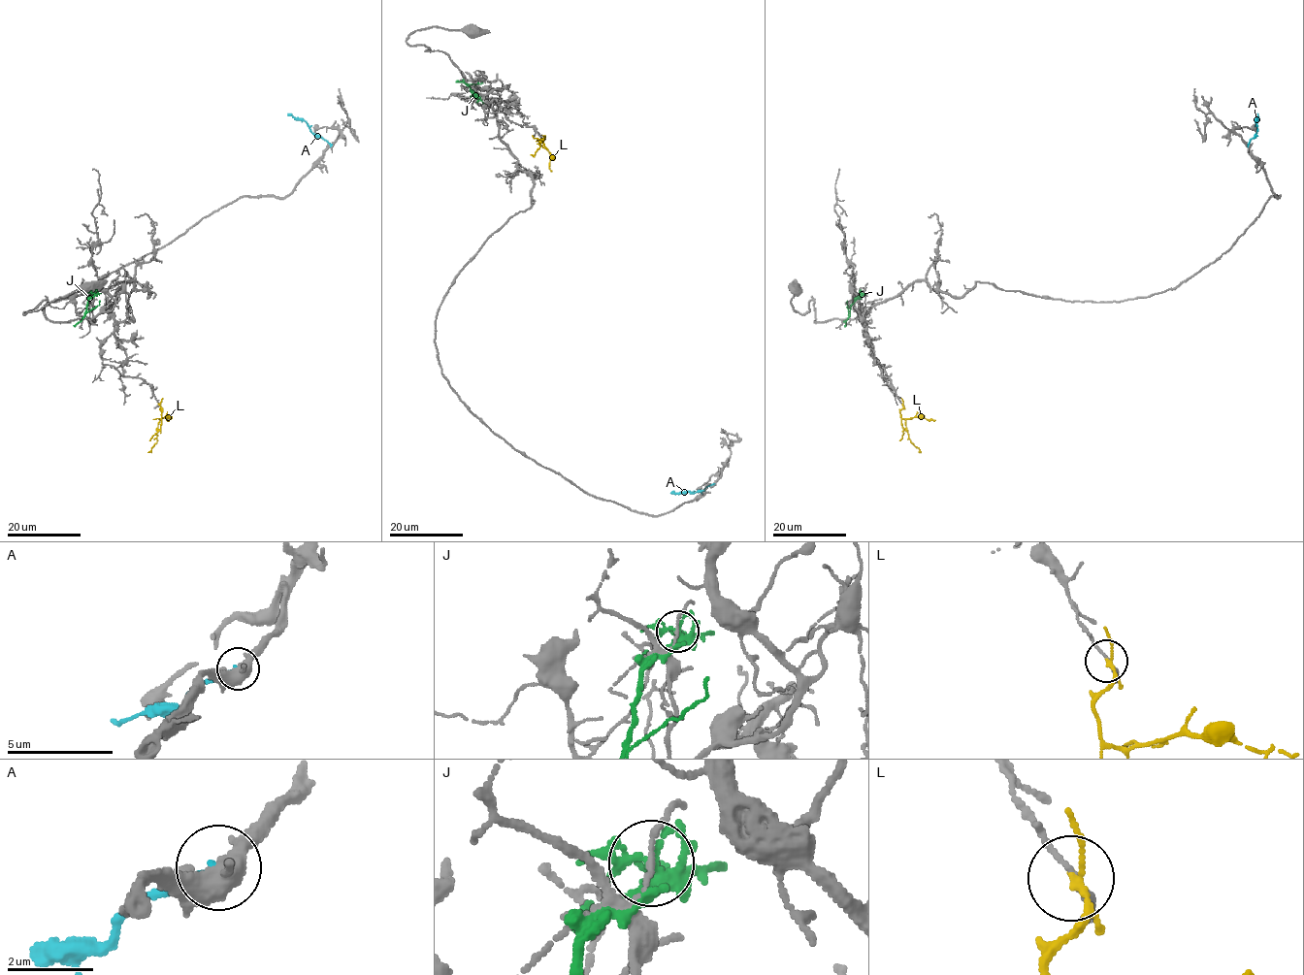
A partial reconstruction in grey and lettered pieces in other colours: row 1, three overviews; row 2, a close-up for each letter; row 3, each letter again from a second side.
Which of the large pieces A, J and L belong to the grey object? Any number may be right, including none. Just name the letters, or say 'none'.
none

